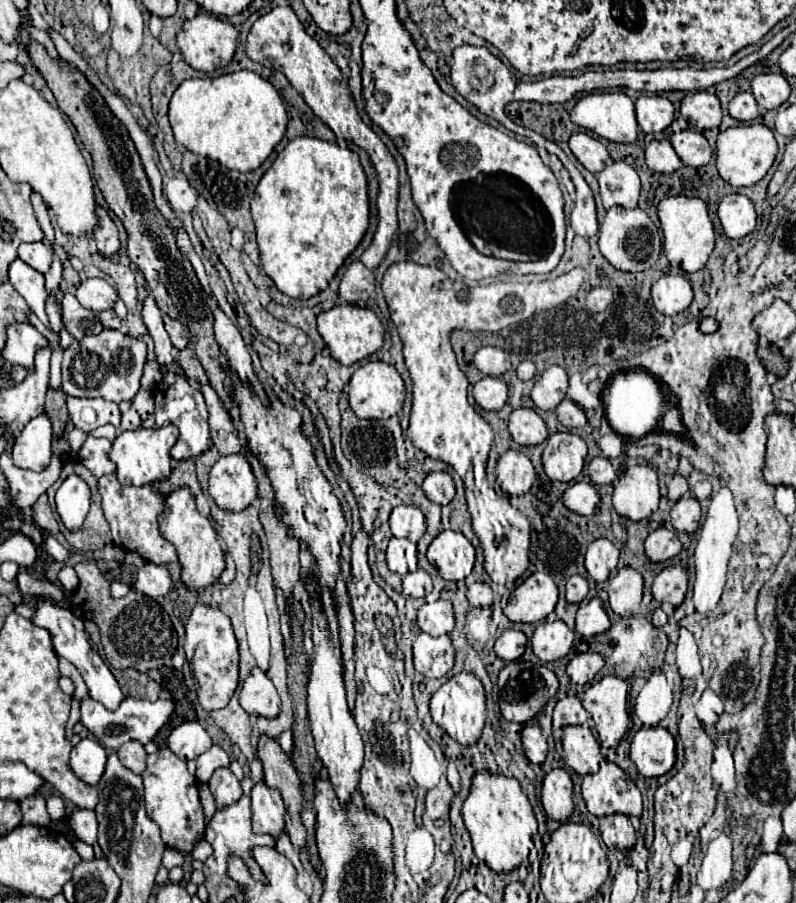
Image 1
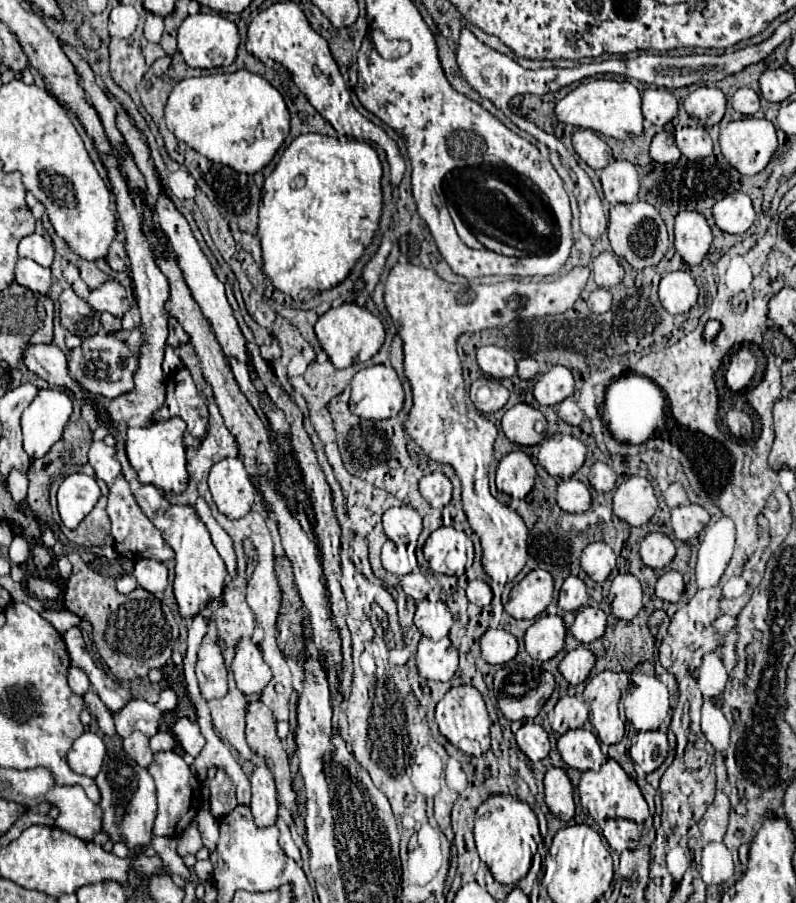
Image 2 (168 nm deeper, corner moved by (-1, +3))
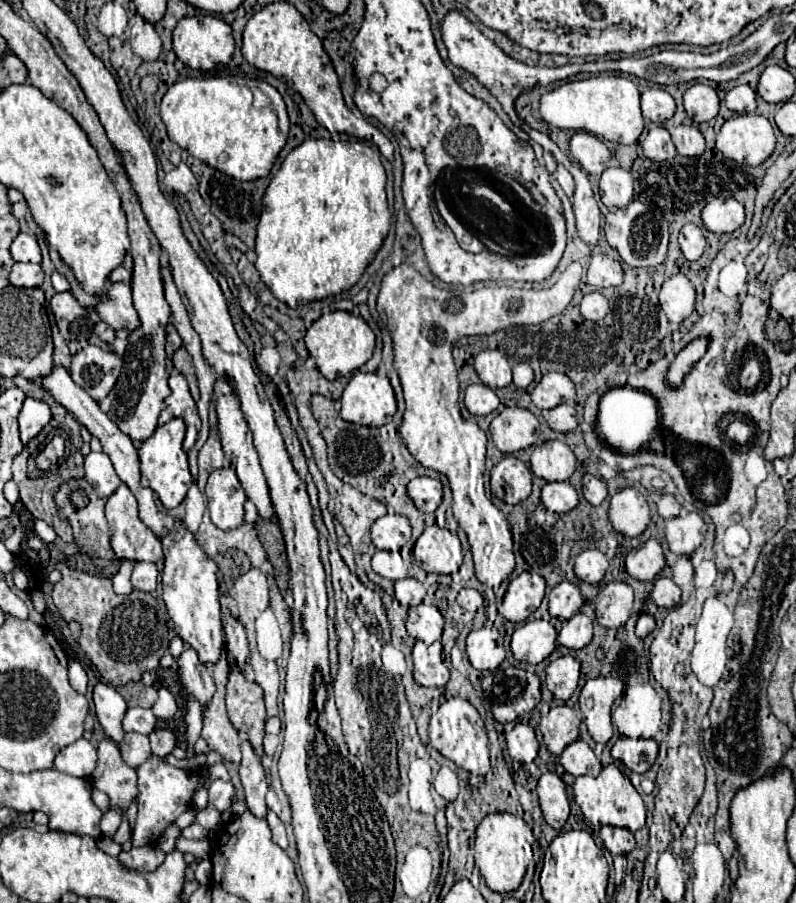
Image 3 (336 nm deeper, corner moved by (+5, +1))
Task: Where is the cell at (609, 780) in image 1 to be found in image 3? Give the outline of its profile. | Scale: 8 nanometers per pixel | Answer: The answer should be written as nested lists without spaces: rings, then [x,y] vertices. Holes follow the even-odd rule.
[[[608,764],[598,776],[578,776],[574,782],[574,800],[580,806],[582,814],[596,826],[622,826],[630,832],[644,828],[646,824],[646,808],[642,796],[636,792],[628,776],[624,776],[614,764]]]

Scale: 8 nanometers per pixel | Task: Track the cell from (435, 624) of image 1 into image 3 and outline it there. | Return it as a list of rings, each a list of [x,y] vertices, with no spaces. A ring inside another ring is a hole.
[[[420,604],[408,610],[406,630],[412,638],[422,640],[424,644],[432,644],[434,640],[440,640],[442,628],[444,628],[444,618],[436,606]]]

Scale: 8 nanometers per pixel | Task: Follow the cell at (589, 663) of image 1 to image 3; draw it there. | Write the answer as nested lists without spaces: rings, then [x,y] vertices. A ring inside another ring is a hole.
[[[572,654],[556,658],[546,668],[546,686],[560,700],[568,700],[572,696],[572,692],[578,688],[578,678],[580,662]]]

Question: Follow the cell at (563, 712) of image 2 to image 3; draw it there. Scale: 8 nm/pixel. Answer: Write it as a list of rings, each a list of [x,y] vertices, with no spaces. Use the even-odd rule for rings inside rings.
[[[562,704],[550,708],[550,712],[542,718],[540,732],[544,736],[548,750],[558,756],[570,742],[578,738],[578,726],[580,718],[576,714],[576,708]]]

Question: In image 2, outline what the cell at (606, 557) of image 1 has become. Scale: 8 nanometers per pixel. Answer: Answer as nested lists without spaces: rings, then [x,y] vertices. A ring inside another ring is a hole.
[[[592,542],[582,552],[582,570],[596,582],[604,582],[612,568],[616,566],[616,556],[612,548],[604,542]]]

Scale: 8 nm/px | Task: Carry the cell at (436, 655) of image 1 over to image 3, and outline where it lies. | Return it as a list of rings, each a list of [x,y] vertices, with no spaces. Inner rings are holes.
[[[416,642],[414,650],[414,680],[422,686],[444,686],[450,678],[448,664],[442,654],[442,644],[432,642],[426,646],[424,642]]]

